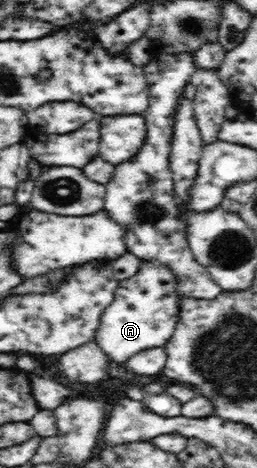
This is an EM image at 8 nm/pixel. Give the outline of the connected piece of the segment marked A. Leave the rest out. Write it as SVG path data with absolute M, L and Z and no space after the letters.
M140 259L140 269L136 271L136 275L119 281L114 301L104 309L104 314L100 317L95 338L100 350L112 362L125 363L143 350L163 347L168 343L178 323L179 299L182 298L177 294L175 277L167 267L155 261Z

